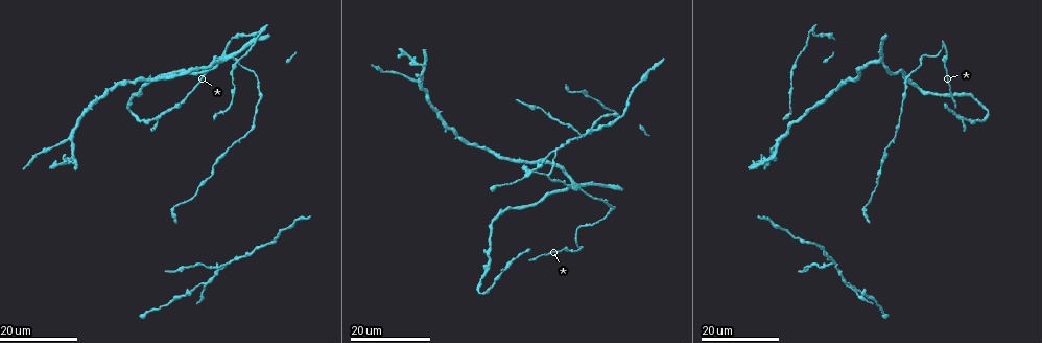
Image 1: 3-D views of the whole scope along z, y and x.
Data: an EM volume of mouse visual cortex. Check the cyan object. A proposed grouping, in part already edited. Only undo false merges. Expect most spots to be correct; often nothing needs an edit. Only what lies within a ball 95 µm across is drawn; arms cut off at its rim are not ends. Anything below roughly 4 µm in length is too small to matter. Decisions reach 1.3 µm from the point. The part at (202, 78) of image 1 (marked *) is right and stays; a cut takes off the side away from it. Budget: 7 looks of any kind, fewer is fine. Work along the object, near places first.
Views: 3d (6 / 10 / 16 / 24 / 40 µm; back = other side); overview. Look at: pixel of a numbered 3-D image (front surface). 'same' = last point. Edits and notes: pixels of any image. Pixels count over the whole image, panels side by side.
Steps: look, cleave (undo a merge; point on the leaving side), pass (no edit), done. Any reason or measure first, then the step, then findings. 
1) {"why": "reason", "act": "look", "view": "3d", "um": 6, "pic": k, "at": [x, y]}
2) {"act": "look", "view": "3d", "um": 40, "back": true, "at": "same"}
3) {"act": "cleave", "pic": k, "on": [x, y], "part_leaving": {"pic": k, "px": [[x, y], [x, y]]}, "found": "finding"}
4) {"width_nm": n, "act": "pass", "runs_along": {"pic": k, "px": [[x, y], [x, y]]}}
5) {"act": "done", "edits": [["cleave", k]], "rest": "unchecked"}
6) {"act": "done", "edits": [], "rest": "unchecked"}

{"act": "look", "view": "3d", "um": 16, "pic": 1, "at": [222, 61]}

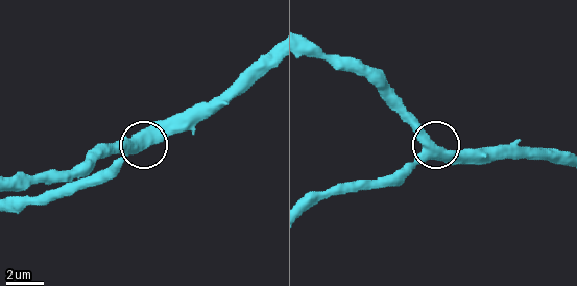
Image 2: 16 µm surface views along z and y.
{"act": "look", "view": "3d", "um": 6, "pic": 2, "at": [428, 143]}

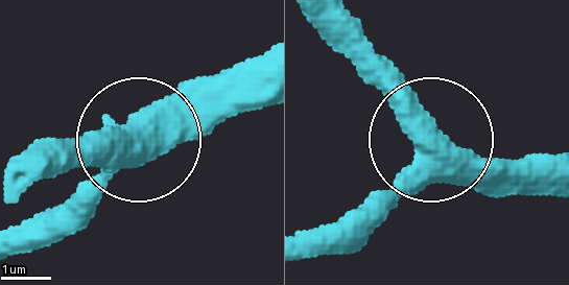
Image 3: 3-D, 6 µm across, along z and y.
{"side_arm_um": 33, "arms": 3, "act": "pass", "found": "one cell here"}

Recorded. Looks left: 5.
{"act": "look", "view": "3d", "um": 16, "pic": 1, "at": [189, 293]}

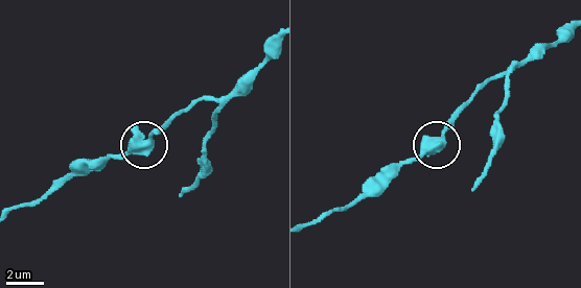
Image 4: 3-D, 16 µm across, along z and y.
{"act": "look", "view": "3d", "um": 6, "pic": 4, "at": [150, 141]}

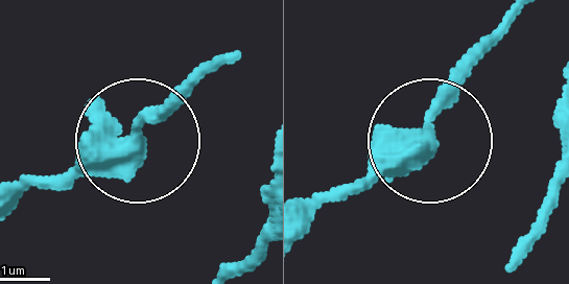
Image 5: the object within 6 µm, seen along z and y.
{"act": "pass", "found": "all the same cell"}

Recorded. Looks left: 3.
{"why": "sudden change in width", "act": "look", "view": "3d", "um": 16, "pic": 1, "at": [864, 205]}

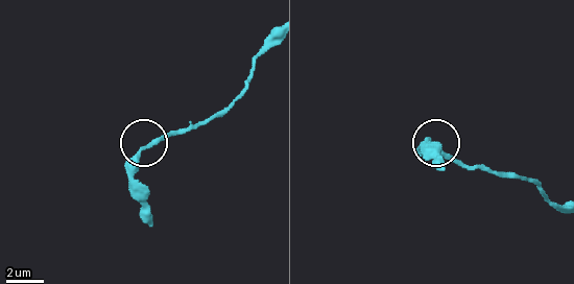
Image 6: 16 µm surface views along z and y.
{"why": "zoom in", "act": "look", "view": "3d", "um": 10, "pic": 6, "at": [139, 154]}

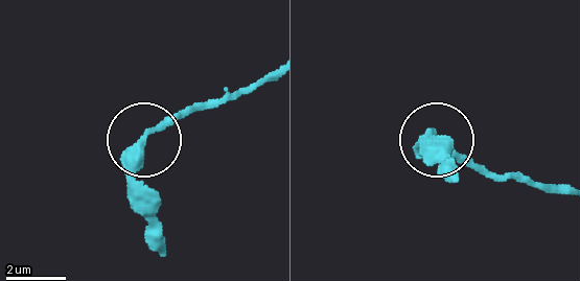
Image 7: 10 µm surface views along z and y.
{"act": "pass", "found": "continuous, no second cell"}

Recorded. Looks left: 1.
{"act": "done", "edits": [], "rest": "unchecked"}

